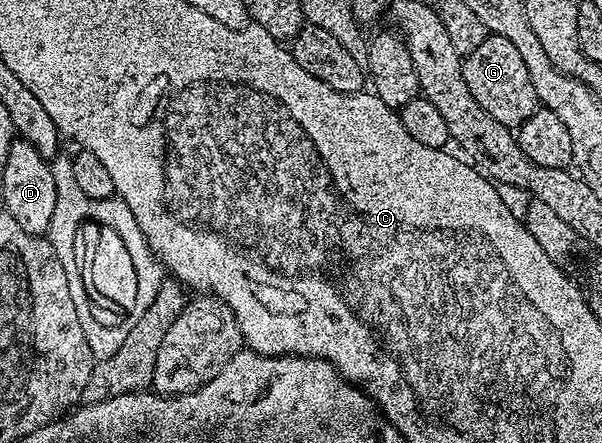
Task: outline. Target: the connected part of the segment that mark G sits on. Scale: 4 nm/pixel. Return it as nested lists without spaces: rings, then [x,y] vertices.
[[[494,35],[486,40],[479,50],[464,57],[463,67],[465,81],[475,102],[479,102],[479,106],[483,106],[483,110],[491,114],[495,122],[504,124],[510,130],[517,130],[537,115],[539,101],[529,67],[523,60],[523,54],[519,54],[519,50],[515,50],[507,38]]]

